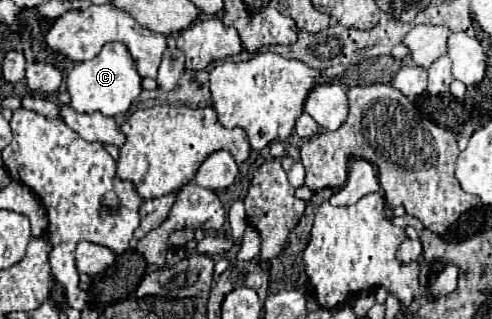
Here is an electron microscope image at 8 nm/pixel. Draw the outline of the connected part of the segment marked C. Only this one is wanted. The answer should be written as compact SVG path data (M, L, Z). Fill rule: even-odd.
M114 41L104 45L94 59L76 63L66 77L66 87L72 99L70 107L74 107L78 113L100 111L106 117L116 117L120 113L126 113L132 101L142 93L142 77L136 73L136 65L128 49Z

